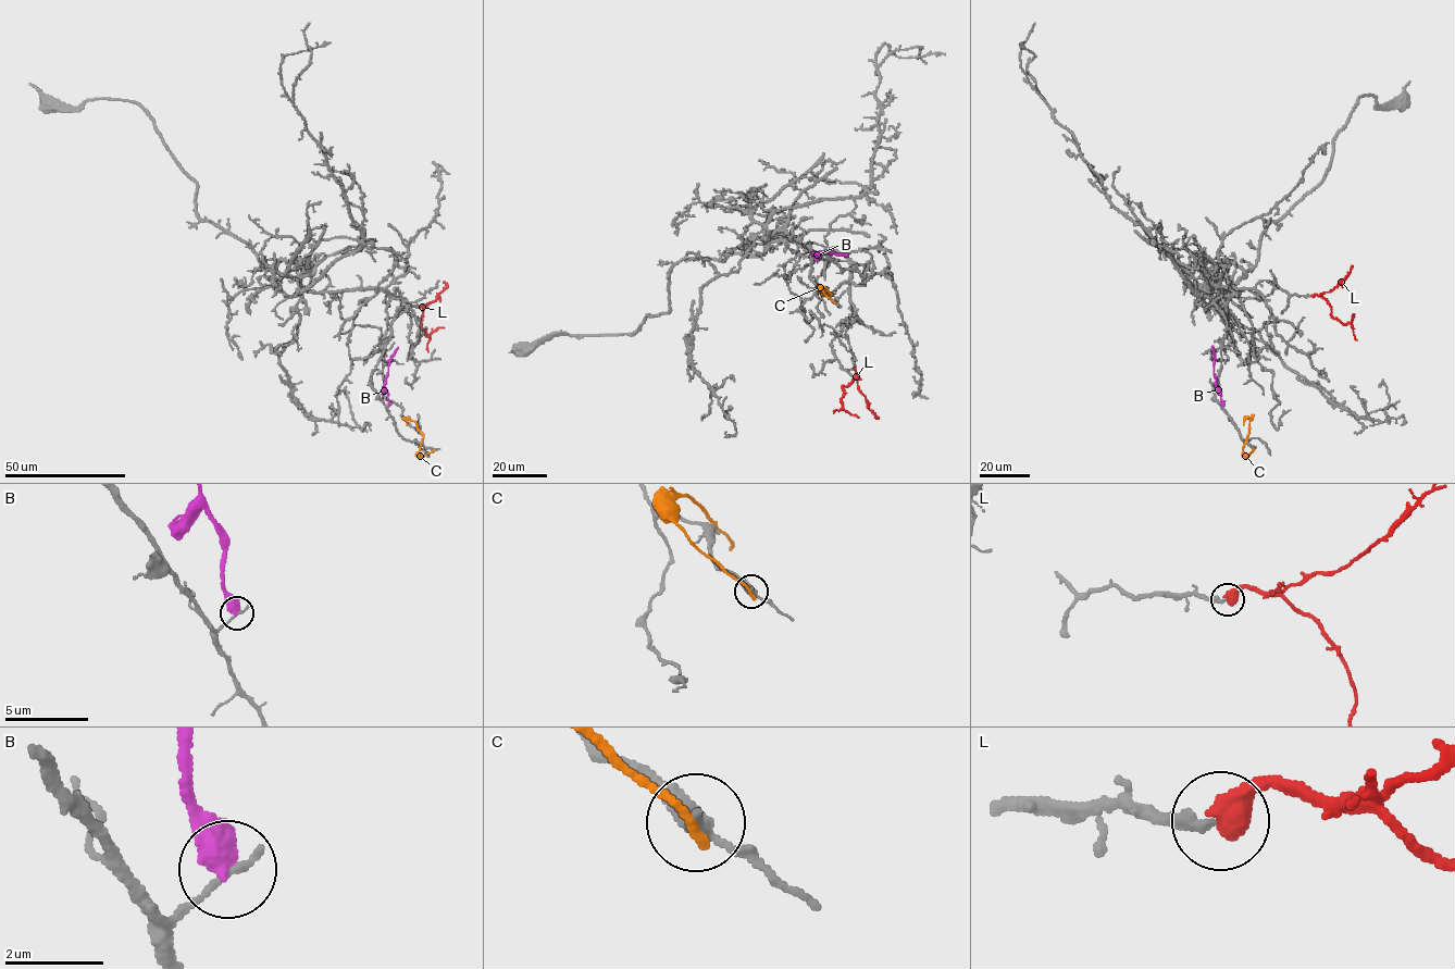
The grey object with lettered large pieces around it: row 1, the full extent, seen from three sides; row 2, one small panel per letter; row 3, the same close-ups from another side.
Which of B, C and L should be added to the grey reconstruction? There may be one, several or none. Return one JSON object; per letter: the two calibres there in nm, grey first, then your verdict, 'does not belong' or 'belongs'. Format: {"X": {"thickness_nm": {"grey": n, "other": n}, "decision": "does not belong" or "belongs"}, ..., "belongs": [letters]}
{"B": {"thickness_nm": {"grey": 160, "other": 550}, "decision": "does not belong"}, "C": {"thickness_nm": {"grey": 100, "other": 200}, "decision": "does not belong"}, "L": {"thickness_nm": {"grey": 200, "other": 550}, "decision": "belongs"}, "belongs": ["L"]}

